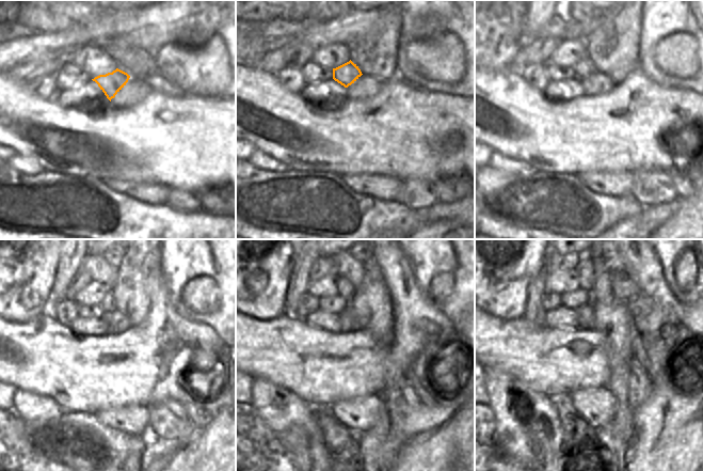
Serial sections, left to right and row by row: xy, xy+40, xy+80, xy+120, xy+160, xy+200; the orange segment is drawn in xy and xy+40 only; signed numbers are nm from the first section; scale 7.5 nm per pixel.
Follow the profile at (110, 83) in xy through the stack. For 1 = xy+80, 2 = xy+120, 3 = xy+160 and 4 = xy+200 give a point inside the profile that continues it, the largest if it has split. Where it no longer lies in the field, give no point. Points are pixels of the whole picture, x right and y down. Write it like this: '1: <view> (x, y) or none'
1: xy+80 (585, 67)
2: xy+120 (99, 269)
3: xy+160 (350, 272)
4: xy+200 (588, 269)

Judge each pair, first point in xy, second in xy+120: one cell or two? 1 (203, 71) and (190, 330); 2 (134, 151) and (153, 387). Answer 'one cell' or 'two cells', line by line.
1: two cells
2: one cell

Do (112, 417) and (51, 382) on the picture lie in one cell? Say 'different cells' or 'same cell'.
different cells

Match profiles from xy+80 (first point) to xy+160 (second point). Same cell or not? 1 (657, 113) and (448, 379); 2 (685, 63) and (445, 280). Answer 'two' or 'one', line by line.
1: two
2: one

